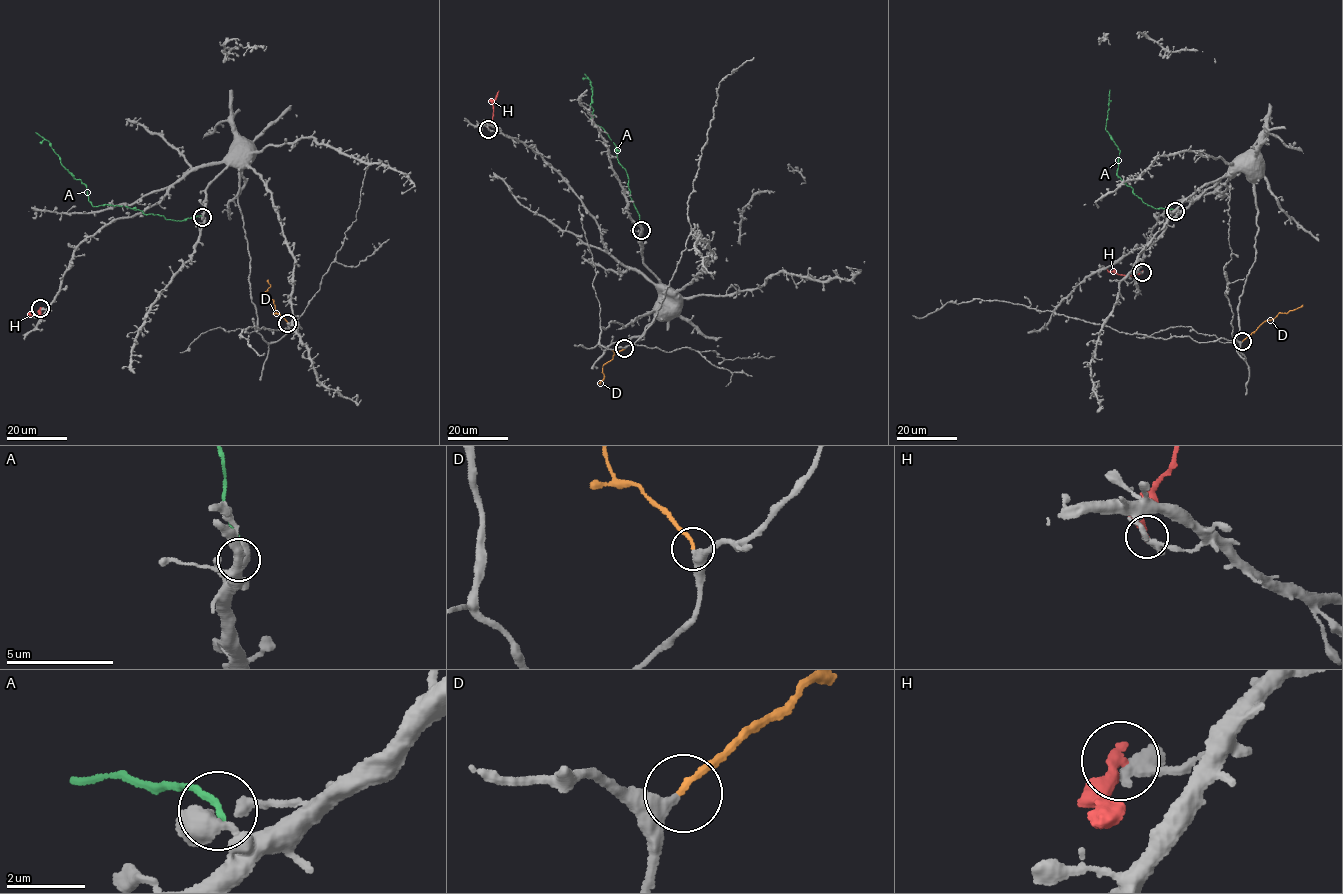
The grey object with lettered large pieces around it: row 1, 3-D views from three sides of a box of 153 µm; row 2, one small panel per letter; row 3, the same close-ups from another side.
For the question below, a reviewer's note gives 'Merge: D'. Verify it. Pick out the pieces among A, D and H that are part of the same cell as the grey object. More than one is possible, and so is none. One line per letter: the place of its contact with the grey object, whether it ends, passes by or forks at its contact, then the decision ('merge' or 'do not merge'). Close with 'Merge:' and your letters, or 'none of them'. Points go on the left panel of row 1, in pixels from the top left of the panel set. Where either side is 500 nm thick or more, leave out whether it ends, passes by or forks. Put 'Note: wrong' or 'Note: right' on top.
Note: right
A: meets grey at (202, 217); do not merge
D: meets grey at (287, 323); it ends there; merge
H: meets grey at (40, 308); it ends there; do not merge
Merge: D

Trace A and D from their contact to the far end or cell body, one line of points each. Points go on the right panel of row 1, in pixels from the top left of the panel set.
A: (1175, 210), (1143, 203), (1116, 174), (1120, 152), (1106, 128), (1109, 90)
D: (1243, 341), (1265, 321), (1303, 305)

